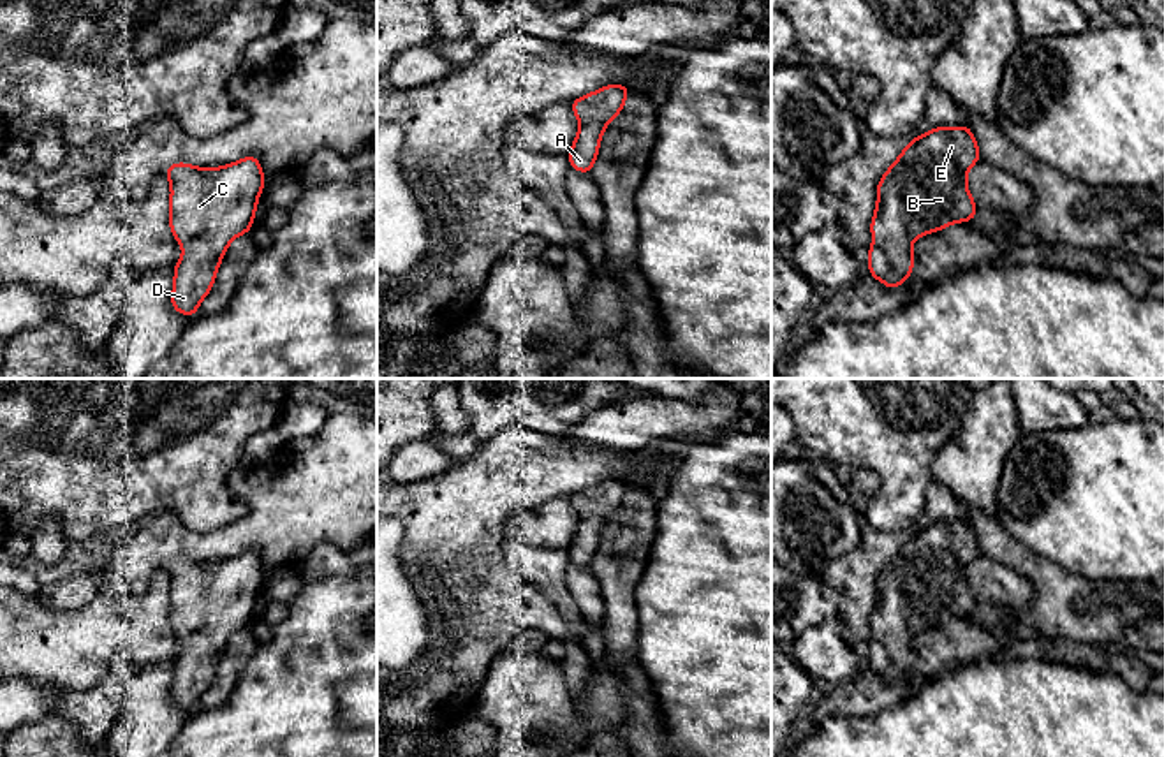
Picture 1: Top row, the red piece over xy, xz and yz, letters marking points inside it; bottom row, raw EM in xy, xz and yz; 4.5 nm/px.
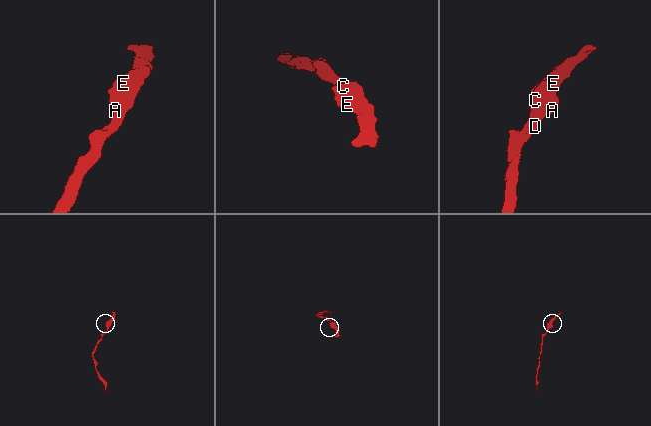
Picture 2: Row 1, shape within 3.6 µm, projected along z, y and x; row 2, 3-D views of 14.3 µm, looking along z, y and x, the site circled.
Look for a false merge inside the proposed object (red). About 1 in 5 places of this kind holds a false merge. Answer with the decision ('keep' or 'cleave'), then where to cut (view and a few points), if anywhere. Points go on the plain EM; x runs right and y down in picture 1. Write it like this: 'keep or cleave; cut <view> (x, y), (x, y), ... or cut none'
keep; cut none

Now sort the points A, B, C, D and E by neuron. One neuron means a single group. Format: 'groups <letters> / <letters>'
groups A B C D E

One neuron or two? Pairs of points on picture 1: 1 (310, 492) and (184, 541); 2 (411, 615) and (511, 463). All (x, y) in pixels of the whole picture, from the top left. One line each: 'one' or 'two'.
1: one
2: two

